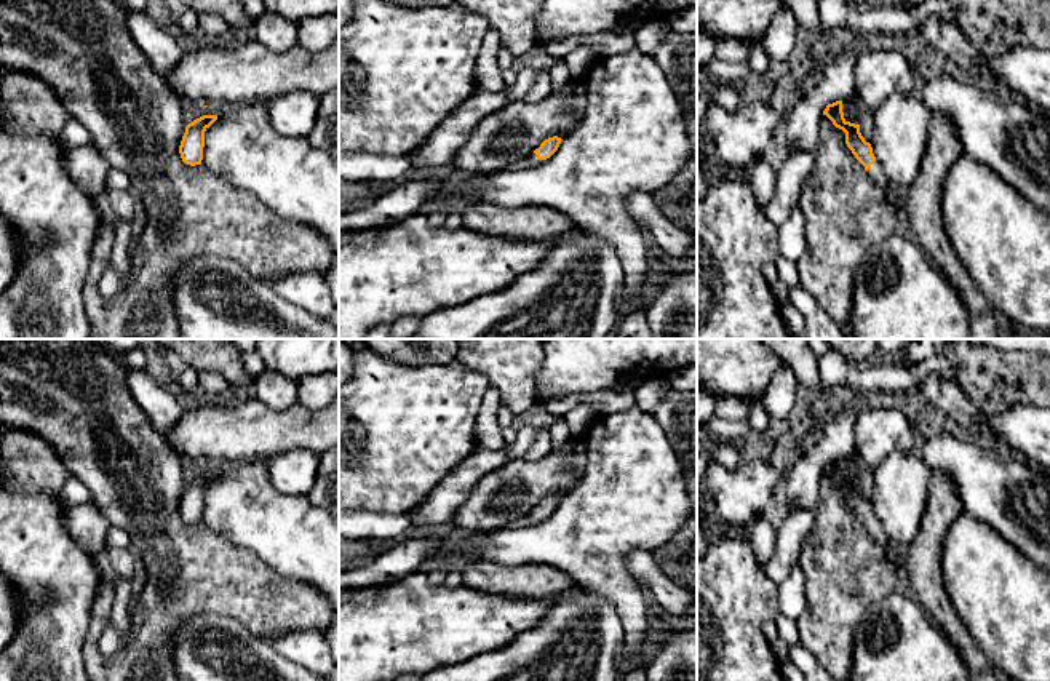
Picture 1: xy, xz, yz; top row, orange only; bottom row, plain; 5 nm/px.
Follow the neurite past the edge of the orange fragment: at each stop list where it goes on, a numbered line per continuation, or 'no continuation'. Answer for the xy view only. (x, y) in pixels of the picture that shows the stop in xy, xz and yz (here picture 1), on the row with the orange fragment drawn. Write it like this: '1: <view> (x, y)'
1: xy (190, 111)

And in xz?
1: xz (531, 160)

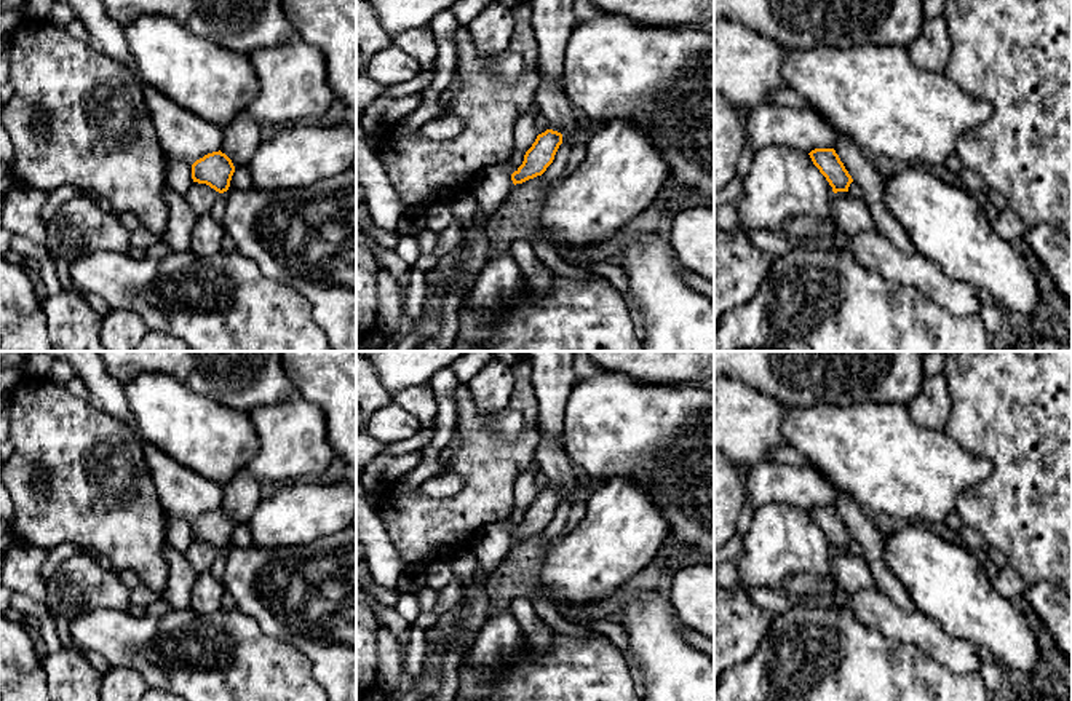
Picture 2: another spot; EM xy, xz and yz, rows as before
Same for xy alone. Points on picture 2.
no continuation

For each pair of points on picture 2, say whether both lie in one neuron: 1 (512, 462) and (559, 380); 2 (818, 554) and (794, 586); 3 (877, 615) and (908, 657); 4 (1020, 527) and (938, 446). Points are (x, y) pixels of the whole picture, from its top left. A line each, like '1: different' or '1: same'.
1: different
2: different
3: different
4: different

